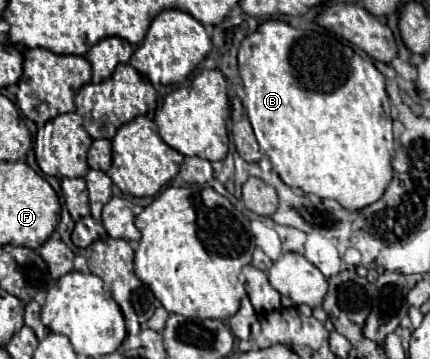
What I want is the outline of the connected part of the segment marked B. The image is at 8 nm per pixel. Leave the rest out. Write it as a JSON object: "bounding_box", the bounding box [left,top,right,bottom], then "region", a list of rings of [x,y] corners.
{"bounding_box":[236,20,394,212],"region":[[[266,20],[242,40],[238,70],[240,84],[236,95],[250,118],[260,152],[270,158],[284,184],[320,198],[334,198],[350,212],[382,198],[394,176],[394,138],[392,118],[384,108],[384,102],[388,102],[384,76],[370,58],[362,58],[332,34],[296,30],[286,22]]]}

